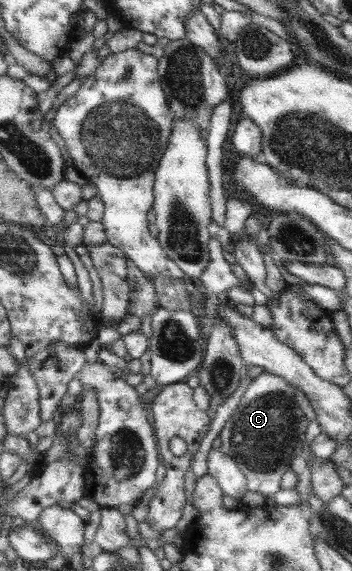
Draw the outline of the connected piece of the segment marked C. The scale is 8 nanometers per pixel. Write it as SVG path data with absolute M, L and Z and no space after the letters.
M264 371L252 378L243 391L236 409L219 433L219 448L238 466L245 477L247 489L256 491L262 496L272 495L282 487L282 475L289 468L291 460L301 452L300 446L304 441L304 433L309 423L303 411L295 404L295 388L284 378L272 376Z

